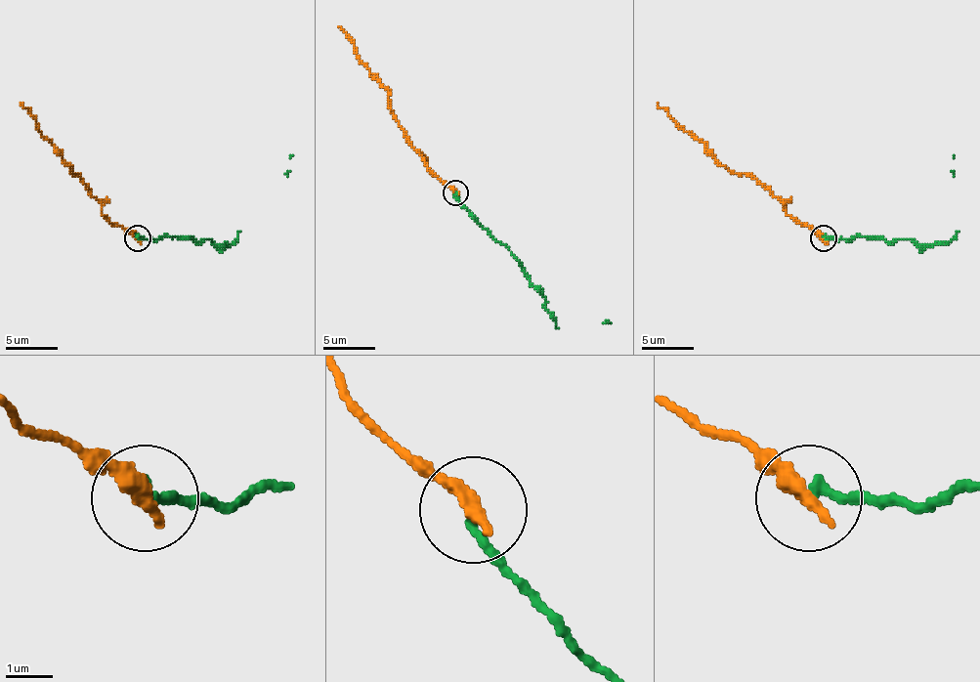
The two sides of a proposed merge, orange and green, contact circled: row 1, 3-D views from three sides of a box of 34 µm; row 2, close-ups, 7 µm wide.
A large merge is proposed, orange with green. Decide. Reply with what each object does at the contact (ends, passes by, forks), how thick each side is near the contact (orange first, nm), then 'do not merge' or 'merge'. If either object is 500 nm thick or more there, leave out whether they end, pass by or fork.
orange ends | green ends | 420/200 nm | do not merge

